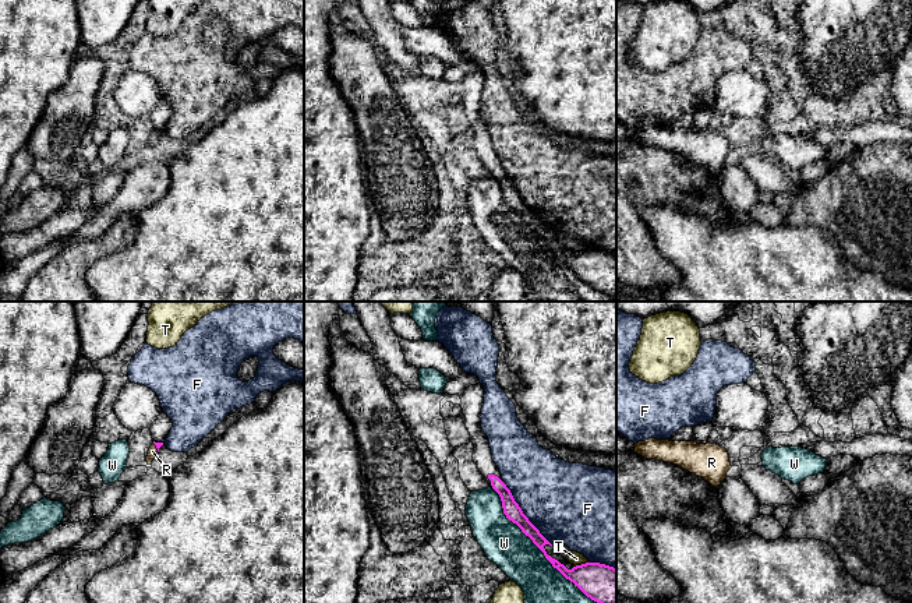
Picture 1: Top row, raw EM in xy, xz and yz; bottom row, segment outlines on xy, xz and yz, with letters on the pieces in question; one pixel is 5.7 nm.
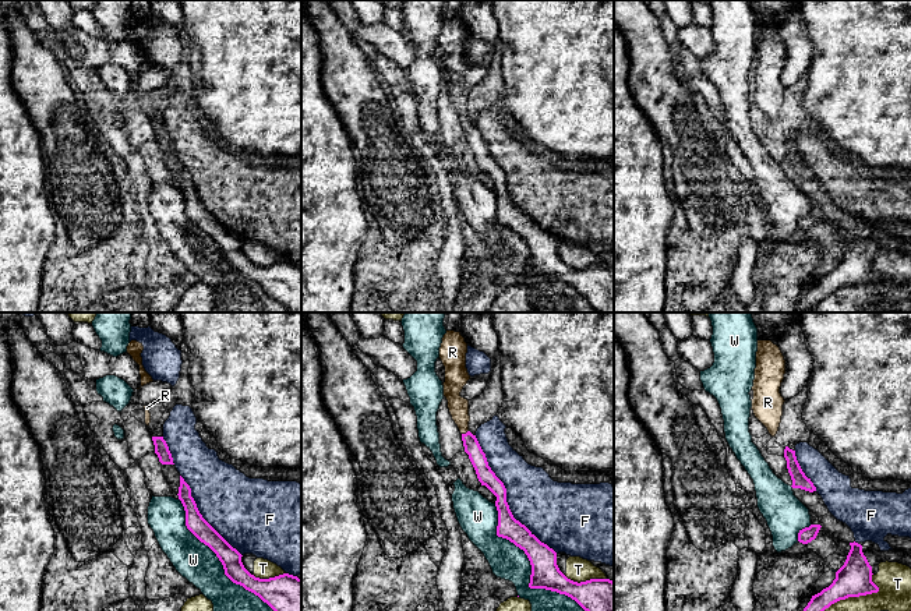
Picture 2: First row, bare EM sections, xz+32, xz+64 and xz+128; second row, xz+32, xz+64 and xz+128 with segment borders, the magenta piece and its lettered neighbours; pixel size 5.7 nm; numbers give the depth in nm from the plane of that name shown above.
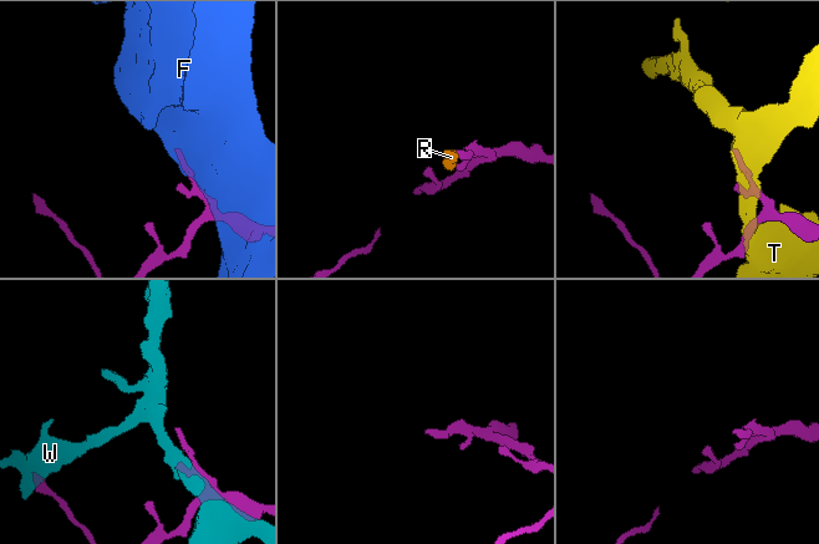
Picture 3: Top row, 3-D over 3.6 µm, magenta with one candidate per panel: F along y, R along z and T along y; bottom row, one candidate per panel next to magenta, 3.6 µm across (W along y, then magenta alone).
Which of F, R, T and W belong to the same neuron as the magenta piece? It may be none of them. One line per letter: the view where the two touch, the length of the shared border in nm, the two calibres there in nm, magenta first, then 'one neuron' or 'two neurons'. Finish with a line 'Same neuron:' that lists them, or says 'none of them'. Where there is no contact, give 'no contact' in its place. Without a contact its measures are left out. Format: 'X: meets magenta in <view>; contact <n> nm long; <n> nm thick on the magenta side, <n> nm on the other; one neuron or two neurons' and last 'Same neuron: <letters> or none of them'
F: meets magenta in xz; contact 460 nm long; 100 nm thick on the magenta side, 440 nm on the other; two neurons
R: meets magenta in xy; contact 50 nm long; 30 nm thick on the magenta side, 50 nm on the other; one neuron
T: meets magenta in xz; contact 90 nm long; 220 nm thick on the magenta side, 80 nm on the other; two neurons
W: meets magenta in xz; contact 900 nm long; 100 nm thick on the magenta side, 240 nm on the other; two neurons
Same neuron: R

